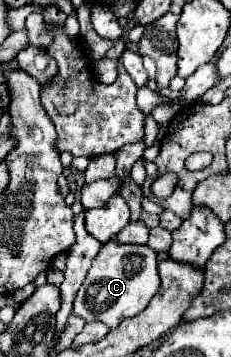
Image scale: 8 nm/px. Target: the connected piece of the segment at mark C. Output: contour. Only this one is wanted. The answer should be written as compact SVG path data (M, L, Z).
M114 239L106 241L98 255L92 259L92 267L84 285L74 299L74 313L84 321L104 321L114 329L122 319L138 315L150 299L158 293L158 261L156 253L148 245L124 245Z

